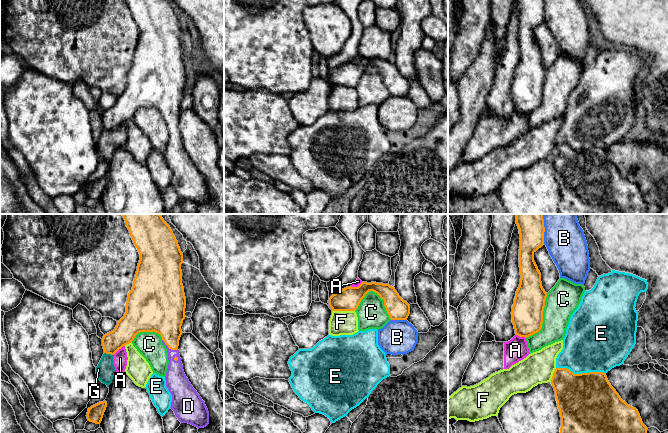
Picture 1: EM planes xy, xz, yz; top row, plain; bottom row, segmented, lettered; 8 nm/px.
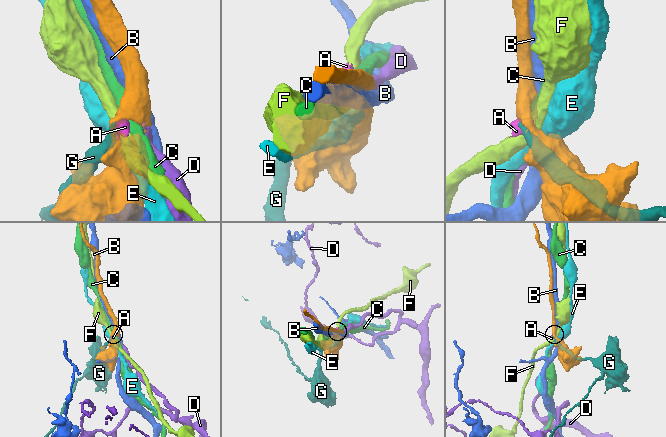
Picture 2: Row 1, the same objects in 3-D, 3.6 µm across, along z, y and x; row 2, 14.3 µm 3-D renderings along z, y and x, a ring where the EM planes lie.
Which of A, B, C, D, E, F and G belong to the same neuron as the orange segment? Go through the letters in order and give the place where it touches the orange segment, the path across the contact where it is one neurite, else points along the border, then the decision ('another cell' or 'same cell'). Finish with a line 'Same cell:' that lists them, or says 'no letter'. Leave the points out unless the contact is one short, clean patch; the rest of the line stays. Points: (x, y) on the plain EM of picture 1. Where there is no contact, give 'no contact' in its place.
A: xy (118, 125) | along xy (124, 121), (113, 130) | another cell
B: yz (543, 10) | another cell
C: xz (377, 69) | another cell
D: xy (169, 124) | across xy (166, 93), (169, 103), (169, 124), (173, 128), (175, 153) | same cell
E: yz (581, 149) | another cell
F: xz (343, 86) | another cell
G: xy (109, 129) | another cell
Same cell: D

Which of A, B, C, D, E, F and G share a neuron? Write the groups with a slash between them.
A G / B / C / D / E / F

